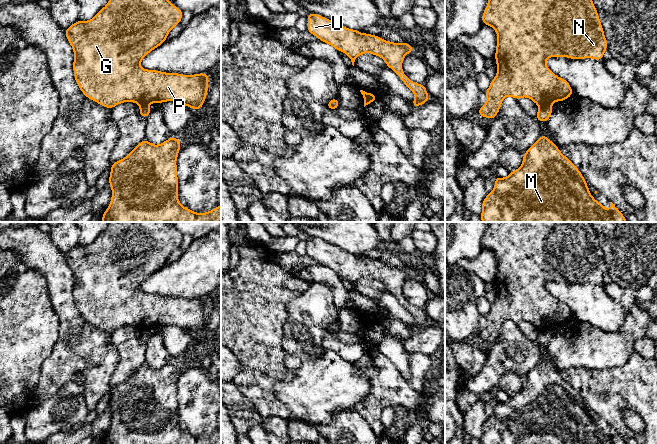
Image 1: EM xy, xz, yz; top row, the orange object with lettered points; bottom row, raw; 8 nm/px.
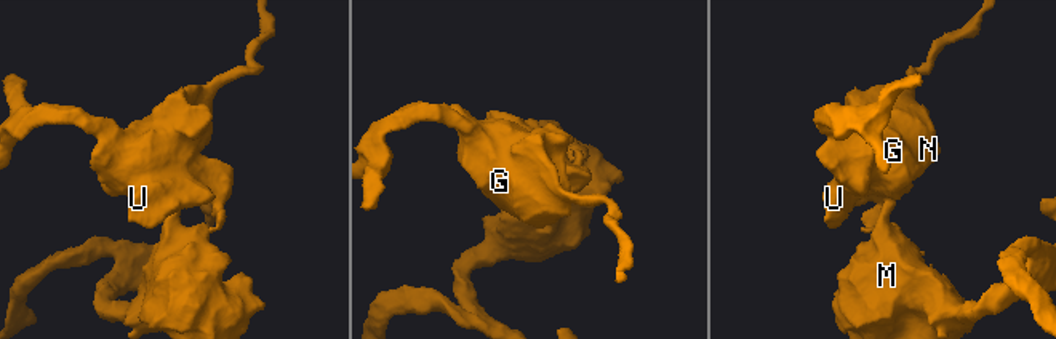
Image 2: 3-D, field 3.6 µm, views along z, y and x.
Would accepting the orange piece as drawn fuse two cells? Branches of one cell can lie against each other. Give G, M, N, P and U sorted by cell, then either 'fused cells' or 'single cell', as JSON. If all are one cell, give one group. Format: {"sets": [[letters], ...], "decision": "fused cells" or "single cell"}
{"sets": [["G", "N", "P", "U"], ["M"]], "decision": "fused cells"}

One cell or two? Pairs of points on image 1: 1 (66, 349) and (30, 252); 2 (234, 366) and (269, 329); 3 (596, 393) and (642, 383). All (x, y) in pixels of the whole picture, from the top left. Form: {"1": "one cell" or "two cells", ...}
{"1": "one cell", "2": "two cells", "3": "one cell"}

